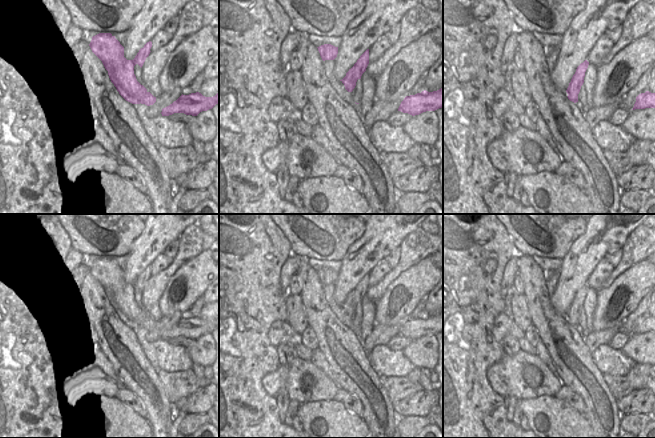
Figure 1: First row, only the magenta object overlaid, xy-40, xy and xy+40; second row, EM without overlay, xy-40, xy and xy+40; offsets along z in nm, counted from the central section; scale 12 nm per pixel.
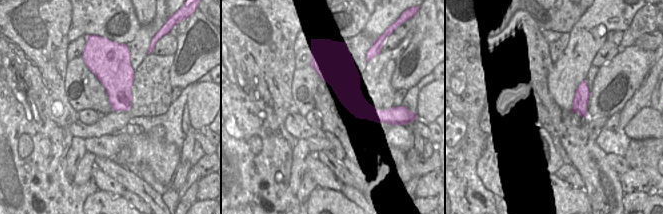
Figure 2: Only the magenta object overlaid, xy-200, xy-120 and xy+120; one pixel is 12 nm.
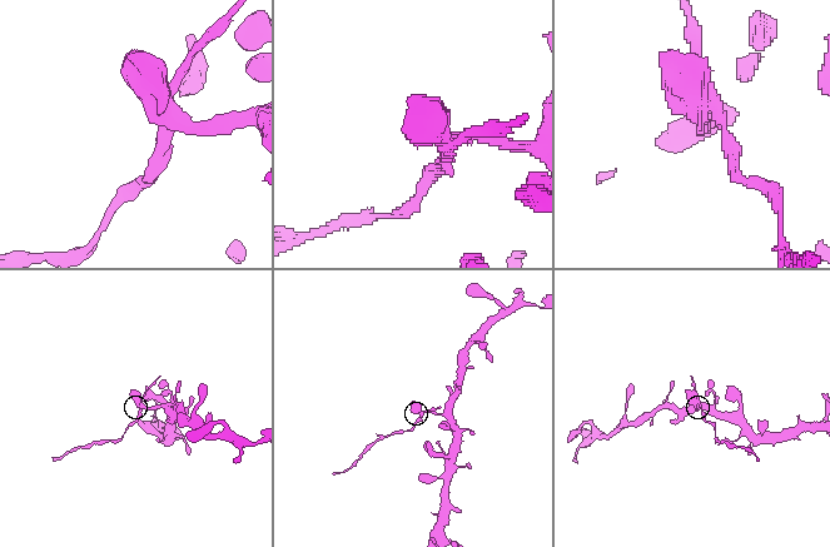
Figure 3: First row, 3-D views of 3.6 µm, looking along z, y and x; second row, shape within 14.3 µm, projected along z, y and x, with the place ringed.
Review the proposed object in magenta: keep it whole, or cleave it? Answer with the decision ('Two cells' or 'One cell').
Two cells

